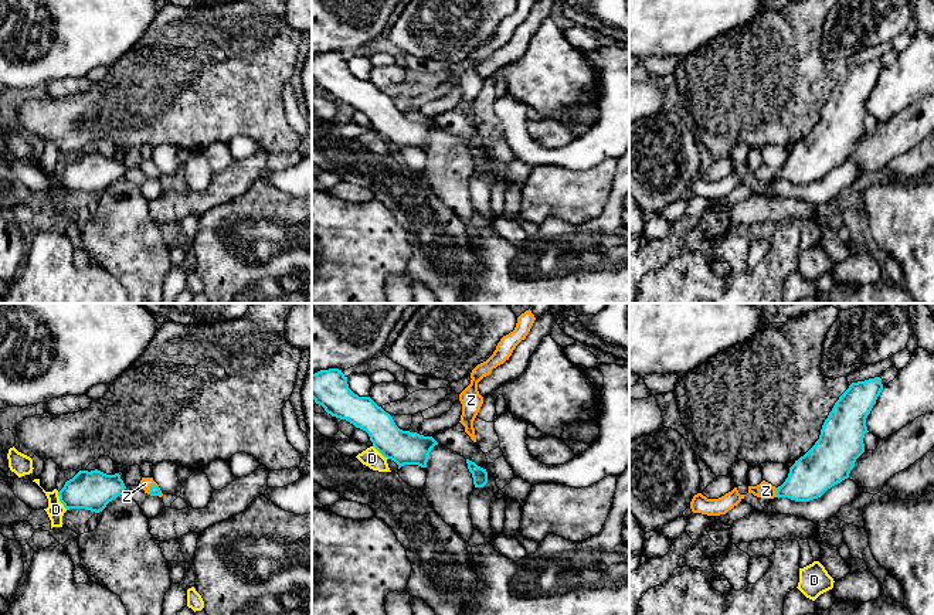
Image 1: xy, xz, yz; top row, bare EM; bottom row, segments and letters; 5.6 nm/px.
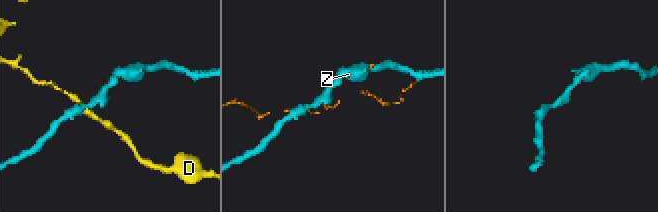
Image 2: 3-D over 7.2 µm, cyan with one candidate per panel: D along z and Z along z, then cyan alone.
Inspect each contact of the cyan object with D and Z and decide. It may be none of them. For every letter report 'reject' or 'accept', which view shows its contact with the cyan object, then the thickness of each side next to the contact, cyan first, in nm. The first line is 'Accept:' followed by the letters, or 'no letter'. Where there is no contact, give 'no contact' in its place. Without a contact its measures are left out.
Accept: Z
D: reject | xy | 220/100 nm
Z: accept | yz | 240/100 nm

